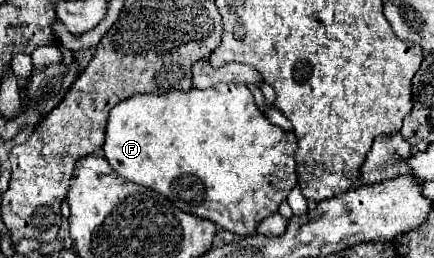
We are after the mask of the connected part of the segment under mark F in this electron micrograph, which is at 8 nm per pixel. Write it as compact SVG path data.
M217 84L217 86L211 86L211 88L205 88L205 90L197 90L197 88L191 88L189 92L165 92L165 94L135 94L135 96L129 96L125 98L123 102L119 102L111 112L109 112L109 120L107 120L107 138L105 138L105 144L103 144L103 154L107 158L107 162L121 174L125 176L127 180L131 182L137 182L145 188L151 188L151 190L157 190L161 192L163 196L167 196L179 210L187 212L187 214L193 214L193 216L199 216L199 218L205 218L205 220L211 220L215 226L223 228L223 230L229 230L233 234L239 234L239 236L251 236L255 234L255 228L257 224L275 214L277 212L277 206L281 204L281 200L289 194L289 190L297 184L297 176L295 176L295 150L297 150L297 140L295 140L295 134L293 132L285 132L281 130L279 126L271 124L261 112L259 108L255 106L255 100L253 100L253 94L247 86L241 86L241 84Z

